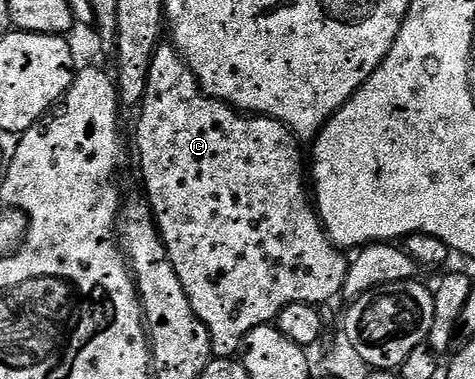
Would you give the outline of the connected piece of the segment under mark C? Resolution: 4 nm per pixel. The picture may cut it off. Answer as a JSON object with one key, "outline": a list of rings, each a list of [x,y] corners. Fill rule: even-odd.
{"outline":[[[161,42],[157,47],[154,57],[148,66],[148,80],[146,81],[146,93],[144,94],[143,103],[139,104],[138,112],[140,116],[136,119],[136,155],[140,158],[140,175],[144,178],[144,191],[146,202],[152,208],[152,218],[156,220],[156,228],[160,230],[160,235],[164,238],[164,247],[168,250],[170,261],[174,265],[174,273],[178,273],[178,281],[182,281],[182,289],[186,289],[186,297],[190,301],[190,305],[194,309],[194,313],[202,321],[202,325],[206,325],[206,329],[212,338],[212,354],[218,359],[231,359],[240,350],[240,346],[244,344],[246,333],[250,333],[259,327],[267,327],[275,324],[276,319],[282,313],[282,309],[286,305],[294,305],[295,303],[311,303],[313,305],[325,305],[331,301],[335,295],[339,296],[344,289],[344,282],[346,281],[346,273],[348,272],[348,264],[350,262],[349,256],[345,254],[341,248],[333,245],[328,239],[327,233],[324,232],[324,224],[320,221],[320,214],[316,212],[313,200],[310,198],[310,187],[306,182],[306,159],[300,156],[301,140],[286,124],[277,119],[271,119],[269,115],[249,115],[243,111],[237,111],[235,107],[231,107],[229,103],[224,103],[220,99],[213,99],[212,96],[207,95],[200,87],[200,83],[196,80],[196,75],[188,68],[188,61],[180,56],[179,51],[172,46],[171,42]]]}

